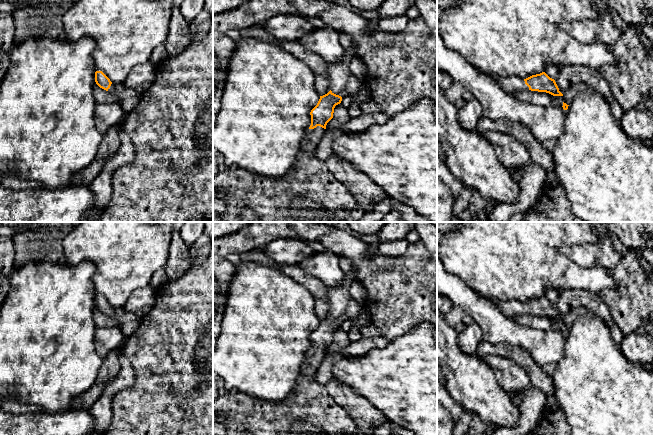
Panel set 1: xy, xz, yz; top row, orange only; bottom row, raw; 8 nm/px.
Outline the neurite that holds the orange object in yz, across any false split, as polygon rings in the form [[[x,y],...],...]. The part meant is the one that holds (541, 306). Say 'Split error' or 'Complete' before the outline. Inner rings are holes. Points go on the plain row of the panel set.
Split error. [[[545,296],[532,299],[526,303],[518,300],[508,300],[501,302],[489,299],[507,317],[515,317],[523,314],[546,316],[553,320],[563,320],[554,303],[550,302]]]

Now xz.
Split error. [[[345,273],[341,285],[328,289],[330,315],[320,320],[317,329],[311,334],[309,353],[317,350],[326,353],[327,347],[333,342],[335,330],[340,328],[344,321],[351,321],[359,316],[363,305],[355,301],[349,293],[349,287],[353,281],[352,274]]]

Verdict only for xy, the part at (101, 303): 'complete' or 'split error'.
split error

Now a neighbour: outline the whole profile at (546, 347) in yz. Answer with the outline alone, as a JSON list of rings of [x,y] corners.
[[[437,255],[437,294],[446,296],[452,304],[460,306],[482,330],[482,338],[490,344],[507,343],[525,349],[541,367],[557,364],[564,356],[566,334],[563,331],[543,331],[522,326],[505,316],[488,298],[478,295],[459,276],[446,271]]]

